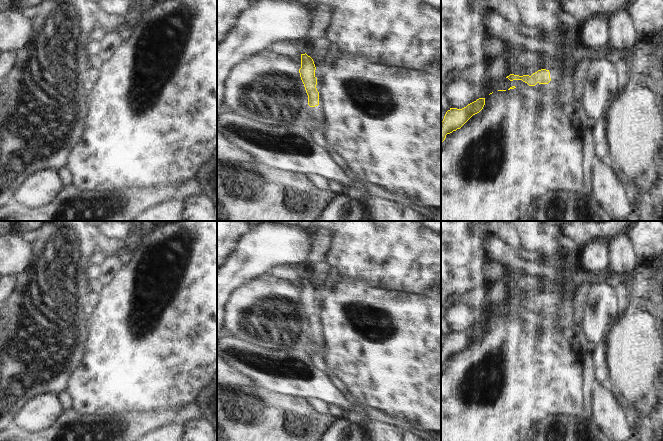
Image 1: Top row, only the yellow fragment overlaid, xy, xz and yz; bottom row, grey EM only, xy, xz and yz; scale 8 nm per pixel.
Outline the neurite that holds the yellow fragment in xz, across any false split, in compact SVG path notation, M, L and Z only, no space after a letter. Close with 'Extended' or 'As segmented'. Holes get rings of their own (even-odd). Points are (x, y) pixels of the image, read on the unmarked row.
M306 277L301 278L301 292L299 293L301 304L308 319L308 329L312 332L307 341L307 346L315 353L323 355L323 337L319 330L319 316L317 315L317 302L315 301L315 288Z. Extended

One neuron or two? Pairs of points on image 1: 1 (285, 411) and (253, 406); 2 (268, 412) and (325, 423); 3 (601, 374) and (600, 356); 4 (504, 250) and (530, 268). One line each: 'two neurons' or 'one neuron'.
1: one neuron
2: one neuron
3: one neuron
4: one neuron

